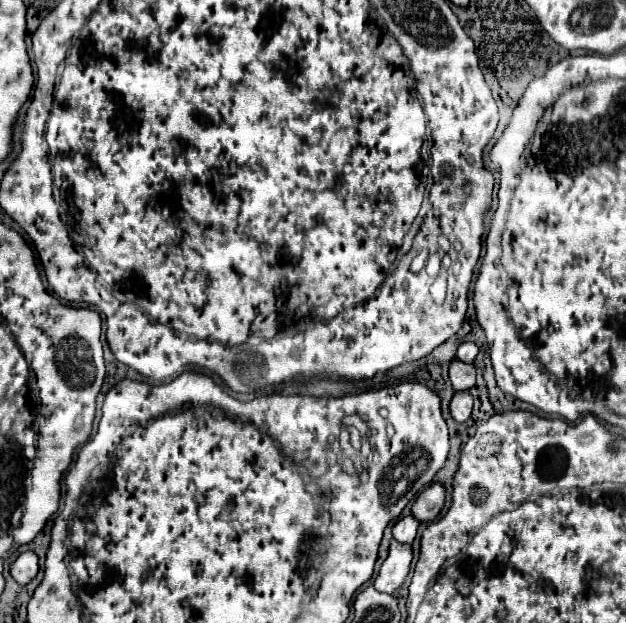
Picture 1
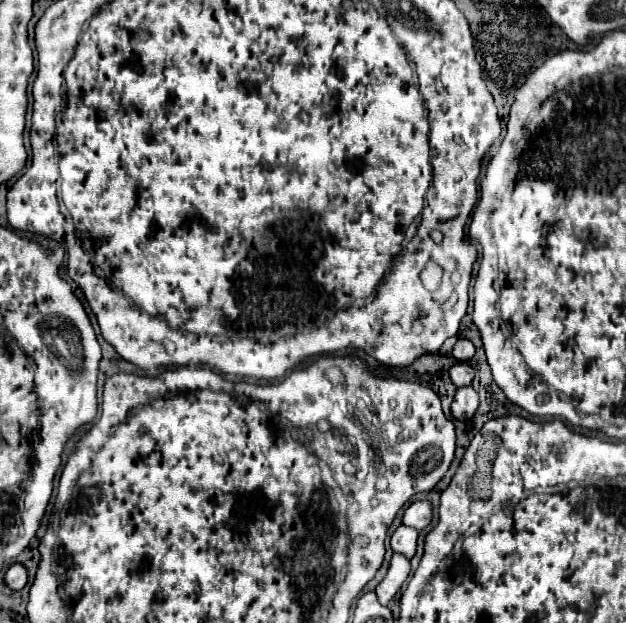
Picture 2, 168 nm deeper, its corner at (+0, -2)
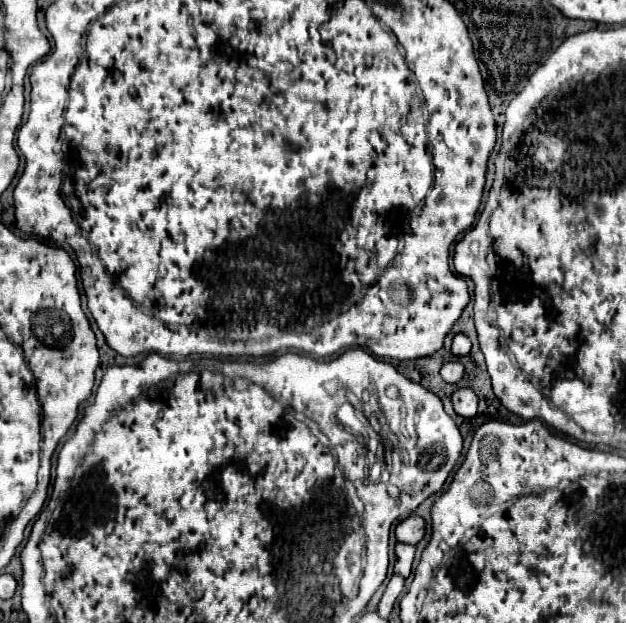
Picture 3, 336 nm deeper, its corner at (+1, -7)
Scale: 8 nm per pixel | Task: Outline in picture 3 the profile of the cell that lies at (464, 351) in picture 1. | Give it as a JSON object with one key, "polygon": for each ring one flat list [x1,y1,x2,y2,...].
{"polygon":[[455,335,451,351,453,351,455,357,465,357,465,355,469,355,469,351,471,351,471,341,469,341,465,335]]}

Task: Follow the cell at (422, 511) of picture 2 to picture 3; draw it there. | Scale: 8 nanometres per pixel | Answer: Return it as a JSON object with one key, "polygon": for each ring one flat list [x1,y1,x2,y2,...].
{"polygon":[[413,513,407,519,399,521,395,535,397,535,397,541,401,541,401,543,417,545,423,539,423,535,425,535,425,521,423,521,423,517]]}

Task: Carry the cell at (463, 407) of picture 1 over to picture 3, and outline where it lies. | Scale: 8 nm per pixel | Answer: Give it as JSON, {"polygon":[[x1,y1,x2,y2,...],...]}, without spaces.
{"polygon":[[457,389,453,393,453,409,459,417,465,419,473,419,477,415,477,395,473,393,473,389]]}

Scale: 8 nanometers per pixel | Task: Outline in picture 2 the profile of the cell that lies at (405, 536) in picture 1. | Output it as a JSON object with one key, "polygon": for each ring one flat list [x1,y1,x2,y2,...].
{"polygon":[[398,526,396,532,392,534,392,550,398,554,404,554,406,558,412,558,416,554,416,540,418,540,418,532,414,528,408,526]]}

